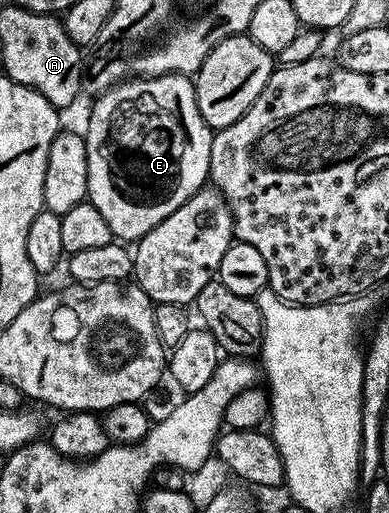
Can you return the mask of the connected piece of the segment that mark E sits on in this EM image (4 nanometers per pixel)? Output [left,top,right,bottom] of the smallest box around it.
[84,73,214,243]

